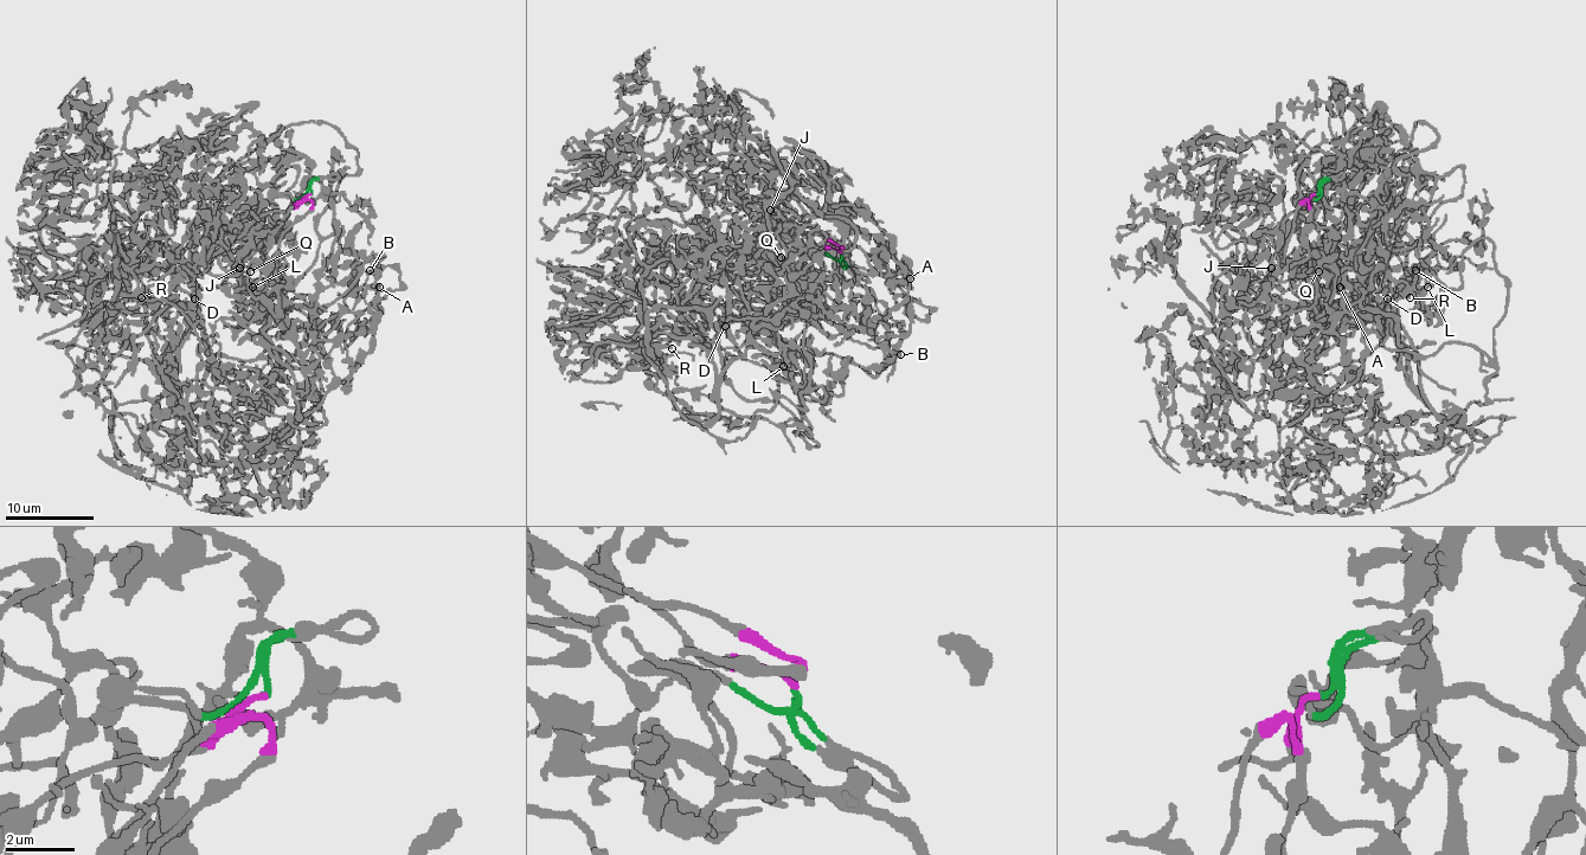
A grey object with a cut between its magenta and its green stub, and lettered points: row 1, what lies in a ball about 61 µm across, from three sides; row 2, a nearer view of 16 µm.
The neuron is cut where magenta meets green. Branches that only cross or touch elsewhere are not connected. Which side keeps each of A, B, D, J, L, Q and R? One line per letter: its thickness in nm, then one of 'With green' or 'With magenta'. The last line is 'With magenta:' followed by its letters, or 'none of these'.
A: Thickness 130 nm. With magenta
B: Thickness 200 nm. With magenta
D: Thickness 100 nm. With magenta
J: Thickness 110 nm. With magenta
L: Thickness 160 nm. With magenta
Q: Thickness 180 nm. With magenta
R: Thickness 170 nm. With magenta
With magenta: A, B, D, J, L, Q, R

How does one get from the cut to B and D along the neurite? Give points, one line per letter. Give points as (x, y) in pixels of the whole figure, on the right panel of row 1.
B: (1315, 193), (1292, 275), (1315, 255), (1321, 290), (1346, 269), (1374, 290), (1389, 235), (1386, 270), (1417, 270)
D: (1315, 193), (1285, 249), (1301, 275), (1279, 270), (1321, 249), (1321, 264), (1354, 255), (1388, 300)

